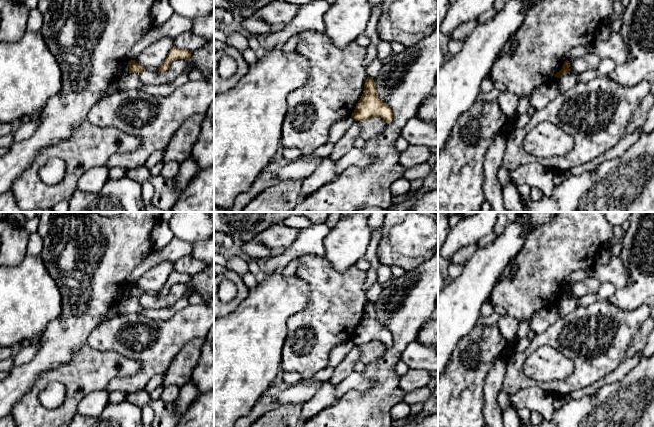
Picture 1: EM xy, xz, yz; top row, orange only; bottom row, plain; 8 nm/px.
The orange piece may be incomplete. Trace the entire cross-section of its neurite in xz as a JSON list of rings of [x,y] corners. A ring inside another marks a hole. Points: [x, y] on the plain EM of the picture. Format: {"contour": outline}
{"contour": [[[367,301],[363,318],[356,328],[351,341],[355,345],[364,345],[372,341],[382,342],[385,347],[390,347],[392,345],[392,334],[388,328],[378,321],[373,302]]]}

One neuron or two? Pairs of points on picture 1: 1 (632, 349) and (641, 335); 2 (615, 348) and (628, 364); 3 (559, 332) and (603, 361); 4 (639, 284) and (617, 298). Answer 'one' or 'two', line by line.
1: one
2: two
3: one
4: one

